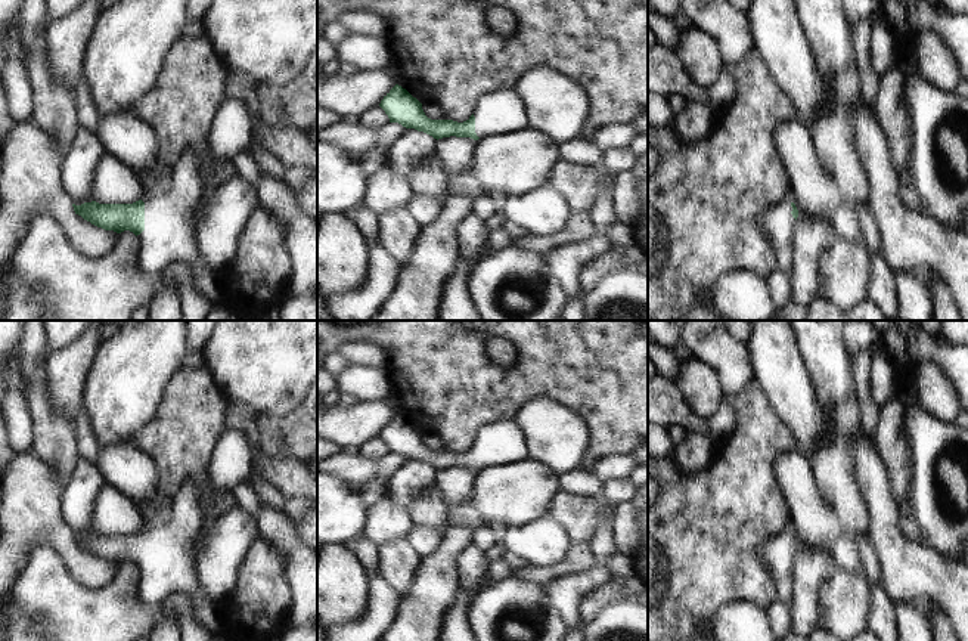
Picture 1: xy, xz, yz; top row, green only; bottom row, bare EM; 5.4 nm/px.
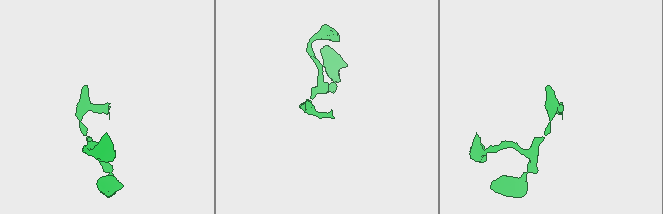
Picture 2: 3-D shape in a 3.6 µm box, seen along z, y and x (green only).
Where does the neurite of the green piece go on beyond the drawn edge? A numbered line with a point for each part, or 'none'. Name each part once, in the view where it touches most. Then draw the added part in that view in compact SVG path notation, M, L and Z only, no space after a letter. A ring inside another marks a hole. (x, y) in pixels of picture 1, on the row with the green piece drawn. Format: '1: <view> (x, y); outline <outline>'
1: xy (168, 237); outline M183 154L177 164L143 198L145 230L137 235L136 267L148 276L155 276L170 263L183 263L187 267L198 261L195 245L195 214L204 192L198 160Z

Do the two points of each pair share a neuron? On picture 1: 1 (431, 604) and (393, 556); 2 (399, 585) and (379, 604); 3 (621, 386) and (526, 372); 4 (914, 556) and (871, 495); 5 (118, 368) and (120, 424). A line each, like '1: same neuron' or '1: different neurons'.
1: different neurons
2: different neurons
3: same neuron
4: same neuron
5: same neuron

